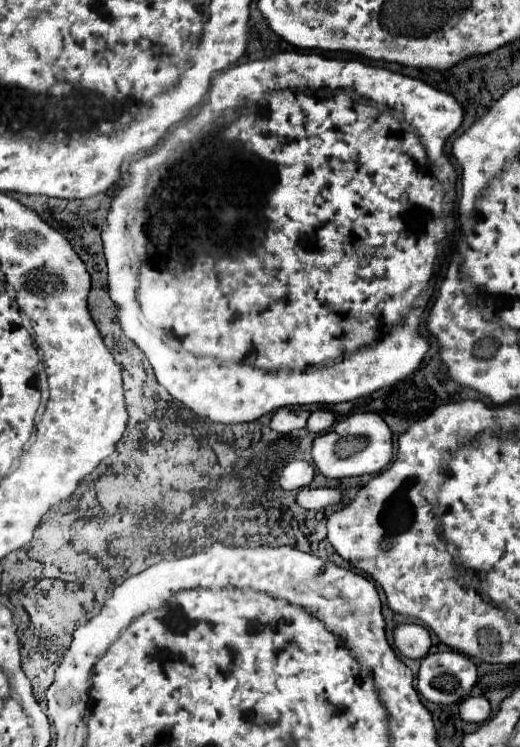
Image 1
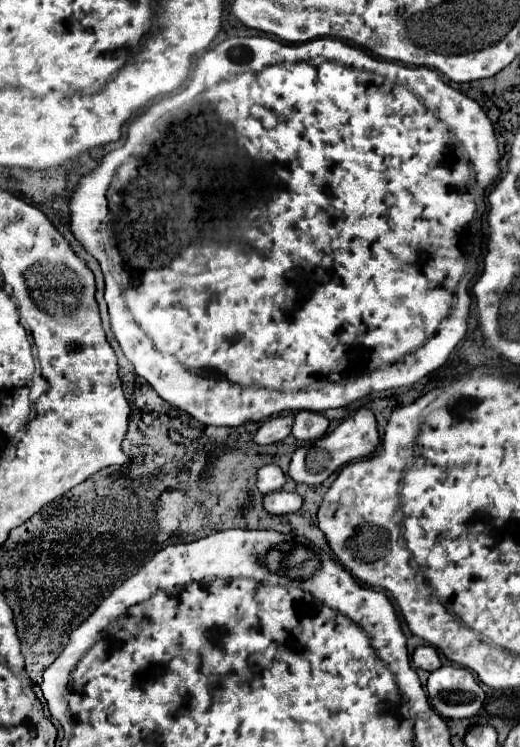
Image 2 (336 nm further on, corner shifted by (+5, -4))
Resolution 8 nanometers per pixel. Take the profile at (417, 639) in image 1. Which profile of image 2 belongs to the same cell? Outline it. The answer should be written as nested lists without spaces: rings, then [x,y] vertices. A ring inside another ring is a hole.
[[[421,645],[413,651],[413,665],[423,669],[423,671],[435,671],[441,667],[441,659],[435,647],[431,645]]]

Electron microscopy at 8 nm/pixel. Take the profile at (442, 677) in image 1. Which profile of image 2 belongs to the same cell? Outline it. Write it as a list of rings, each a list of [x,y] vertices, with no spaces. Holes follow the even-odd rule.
[[[449,665],[429,675],[427,699],[439,715],[451,719],[465,719],[473,717],[481,709],[485,693],[471,671]]]

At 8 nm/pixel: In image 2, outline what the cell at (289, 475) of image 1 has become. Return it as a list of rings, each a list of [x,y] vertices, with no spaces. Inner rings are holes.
[[[265,465],[257,473],[257,489],[267,495],[273,491],[279,491],[285,485],[285,473],[281,471],[279,465]]]

